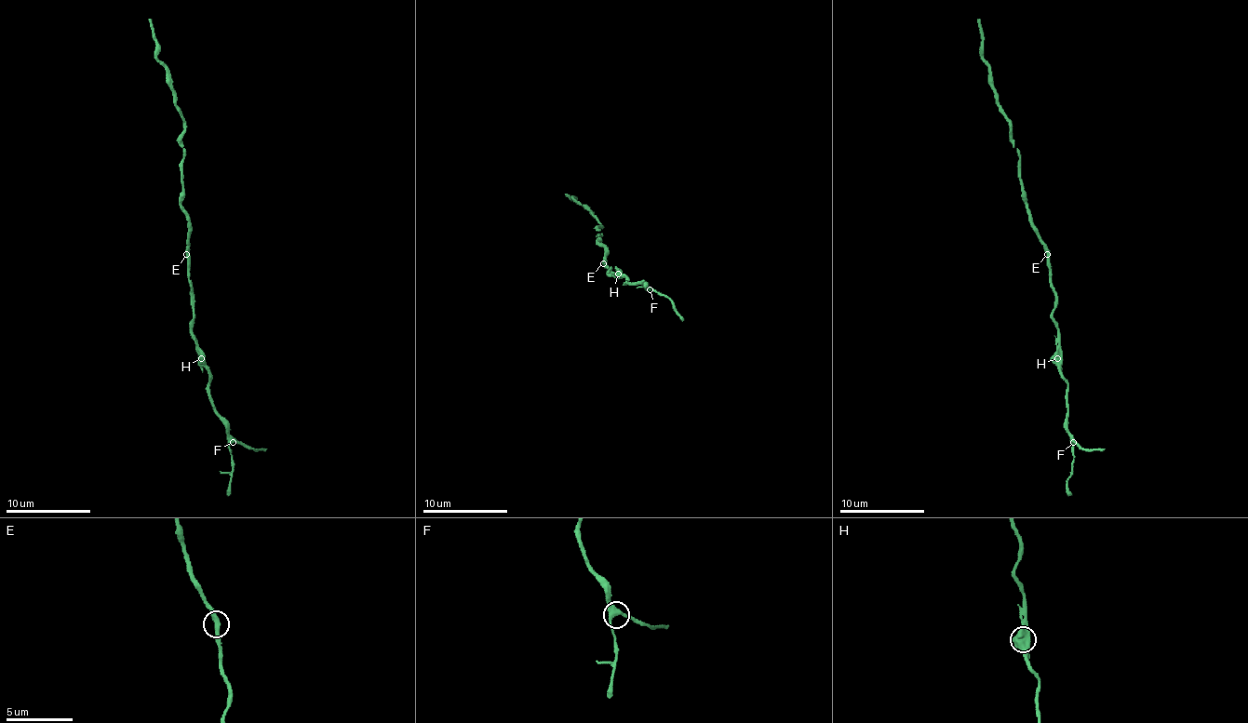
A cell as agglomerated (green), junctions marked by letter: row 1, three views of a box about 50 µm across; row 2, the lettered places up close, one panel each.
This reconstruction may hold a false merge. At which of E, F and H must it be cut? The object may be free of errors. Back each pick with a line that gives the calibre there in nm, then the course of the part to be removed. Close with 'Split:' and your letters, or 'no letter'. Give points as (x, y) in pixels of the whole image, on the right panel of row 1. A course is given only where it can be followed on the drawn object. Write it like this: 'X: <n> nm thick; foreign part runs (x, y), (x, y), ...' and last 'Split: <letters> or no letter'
H: 550 nm thick; foreign part runs (1058, 358), (1053, 335)
Split: H

